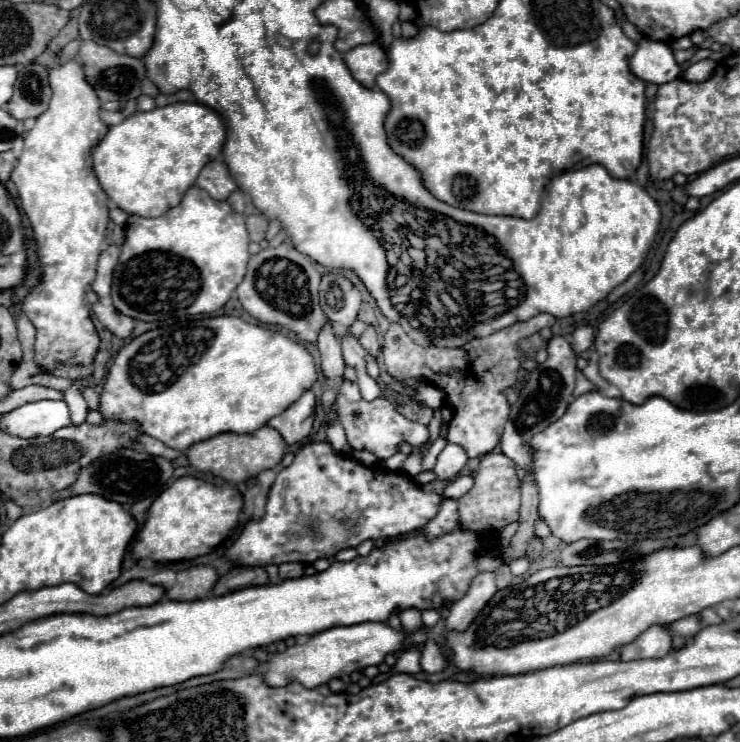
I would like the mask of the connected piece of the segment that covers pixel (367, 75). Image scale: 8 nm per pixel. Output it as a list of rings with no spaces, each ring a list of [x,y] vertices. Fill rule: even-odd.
[[[377,43],[357,45],[355,49],[343,53],[343,61],[351,75],[365,87],[375,87],[375,77],[389,65],[385,49],[381,49]]]

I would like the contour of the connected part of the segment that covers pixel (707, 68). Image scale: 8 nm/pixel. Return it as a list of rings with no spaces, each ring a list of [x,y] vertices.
[[[705,59],[705,61],[693,63],[693,65],[683,73],[683,77],[685,77],[687,81],[695,81],[695,83],[699,83],[699,81],[709,79],[709,75],[713,73],[713,67],[715,67],[715,61]]]

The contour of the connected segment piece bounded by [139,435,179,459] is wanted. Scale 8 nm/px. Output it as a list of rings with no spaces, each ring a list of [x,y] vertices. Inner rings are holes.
[[[141,435],[139,443],[141,443],[141,447],[143,447],[143,449],[145,449],[147,453],[151,453],[151,455],[157,455],[157,457],[165,457],[165,459],[175,459],[175,457],[179,455],[179,451],[175,451],[175,449],[167,447],[165,443],[161,443],[161,441],[157,441],[157,439],[149,437],[149,435]]]

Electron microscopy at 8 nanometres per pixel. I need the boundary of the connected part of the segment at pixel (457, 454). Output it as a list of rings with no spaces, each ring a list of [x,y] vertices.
[[[447,443],[437,457],[437,465],[433,471],[437,473],[439,479],[453,479],[463,469],[465,463],[467,463],[465,449],[455,443]]]

